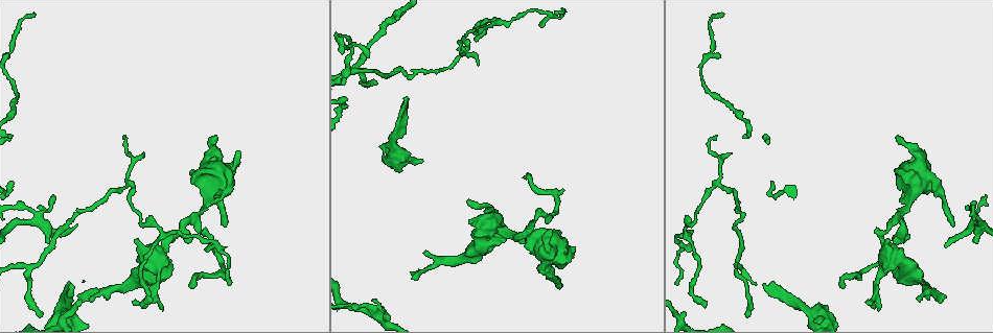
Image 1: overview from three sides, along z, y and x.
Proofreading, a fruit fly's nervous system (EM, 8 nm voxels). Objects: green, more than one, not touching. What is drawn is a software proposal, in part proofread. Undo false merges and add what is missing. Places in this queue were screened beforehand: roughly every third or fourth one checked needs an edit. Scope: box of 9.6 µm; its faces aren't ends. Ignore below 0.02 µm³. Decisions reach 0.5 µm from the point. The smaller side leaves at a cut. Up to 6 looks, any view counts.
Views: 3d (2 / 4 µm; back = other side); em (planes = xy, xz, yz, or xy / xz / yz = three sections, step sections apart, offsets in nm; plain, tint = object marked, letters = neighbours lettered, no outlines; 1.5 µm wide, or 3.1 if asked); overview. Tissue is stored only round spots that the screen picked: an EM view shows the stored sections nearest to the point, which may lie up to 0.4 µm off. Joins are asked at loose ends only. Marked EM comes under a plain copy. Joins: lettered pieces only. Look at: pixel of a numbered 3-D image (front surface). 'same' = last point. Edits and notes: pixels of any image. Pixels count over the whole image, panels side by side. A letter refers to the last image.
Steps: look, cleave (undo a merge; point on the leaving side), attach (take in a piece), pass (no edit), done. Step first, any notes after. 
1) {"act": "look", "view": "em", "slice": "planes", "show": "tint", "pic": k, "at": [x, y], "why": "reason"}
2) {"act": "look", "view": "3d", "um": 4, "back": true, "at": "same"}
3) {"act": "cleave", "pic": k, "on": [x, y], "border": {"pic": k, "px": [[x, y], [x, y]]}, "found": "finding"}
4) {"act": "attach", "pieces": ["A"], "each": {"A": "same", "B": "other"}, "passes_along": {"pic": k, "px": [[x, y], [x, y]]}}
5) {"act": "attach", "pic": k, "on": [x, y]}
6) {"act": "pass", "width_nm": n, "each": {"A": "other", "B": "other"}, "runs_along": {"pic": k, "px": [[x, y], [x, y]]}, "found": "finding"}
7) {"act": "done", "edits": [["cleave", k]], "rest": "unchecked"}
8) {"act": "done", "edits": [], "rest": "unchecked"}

{"act": "look", "view": "3d", "um": 2, "pic": 1, "at": [551, 231], "why": "free end"}

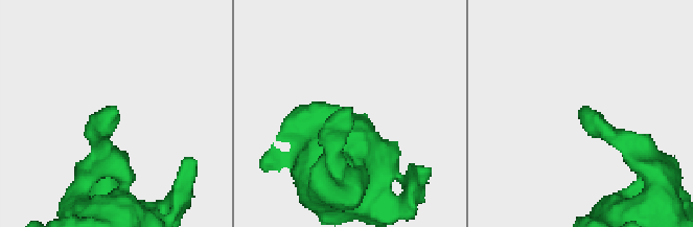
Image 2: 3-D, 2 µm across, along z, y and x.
{"act": "look", "view": "em", "slice": "planes", "show": "letters", "pic": 2, "at": [115, 111]}

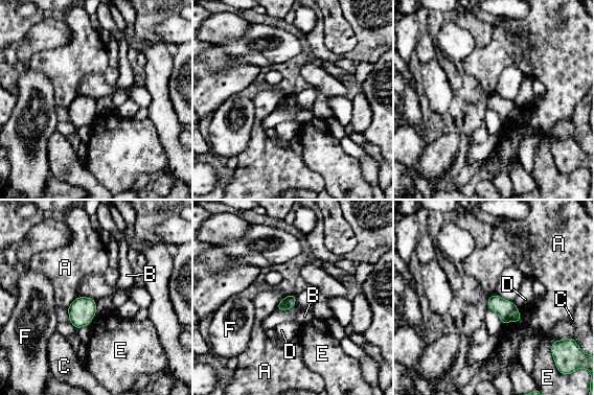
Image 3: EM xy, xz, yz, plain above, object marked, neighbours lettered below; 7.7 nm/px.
{"act": "pass", "width_nm": 100, "each": {"A": "other", "B": "other", "C": "other", "D": "other", "E": "other", "F": "other"}, "border": {"pic": 3, "px": [[289, 295], [283, 297], [275, 308]]}, "found": "none of them fits"}

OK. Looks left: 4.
{"act": "look", "view": "em", "slice": "yz", "step": 8, "show": "letters", "pic": 1, "at": [224, 227], "why": "an open end"}

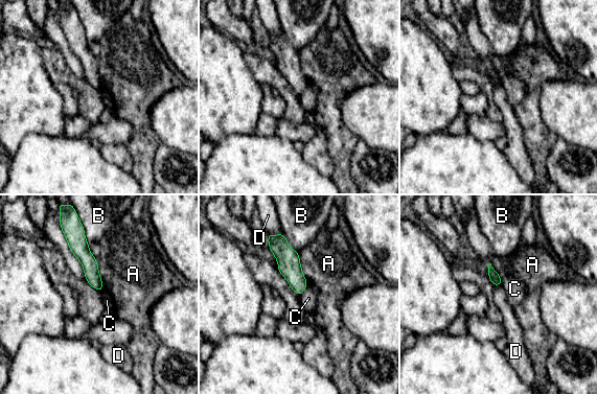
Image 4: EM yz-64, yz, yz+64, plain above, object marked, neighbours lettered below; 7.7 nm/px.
{"act": "look", "view": "em", "slice": "planes", "show": "letters", "at": "same"}

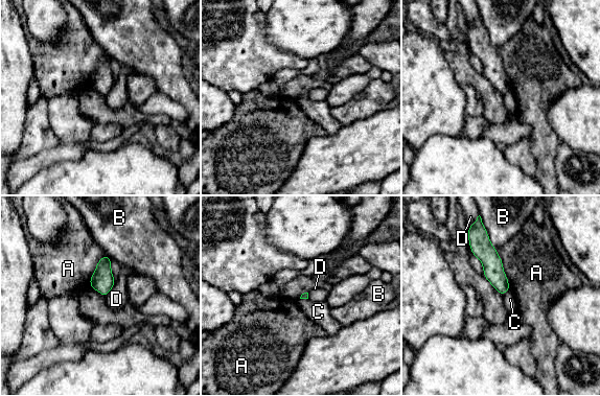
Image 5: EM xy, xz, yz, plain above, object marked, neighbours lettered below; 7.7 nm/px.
{"act": "pass", "each": {"A": "other", "B": "other", "C": "other", "D": "other"}, "runs_along": {"pic": 5, "px": [[480, 237], [503, 290]]}, "found": "no lettered piece goes on from it"}

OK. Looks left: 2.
{"act": "look", "view": "3d", "um": 4, "pic": 1, "at": [689, 250], "why": "branch stops here"}

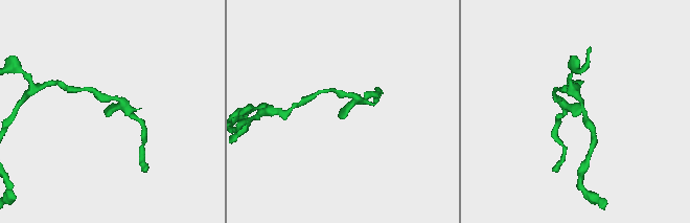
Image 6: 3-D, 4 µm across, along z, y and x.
{"act": "look", "view": "em", "slice": "planes", "show": "letters", "pic": 6, "at": [578, 111]}

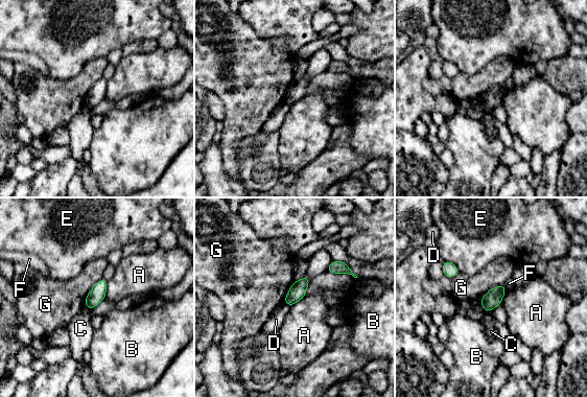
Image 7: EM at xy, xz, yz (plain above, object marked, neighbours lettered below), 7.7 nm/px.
{"act": "pass", "each": {"A": "other", "B": "other", "C": "other", "D": "other", "E": "other", "F": "other", "G": "other"}, "border": {"pic": 7, "px": [[108, 281], [104, 298]]}, "found": "no lettered piece goes on from it"}

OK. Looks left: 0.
{"act": "done", "edits": [], "rest": "unchecked"}

